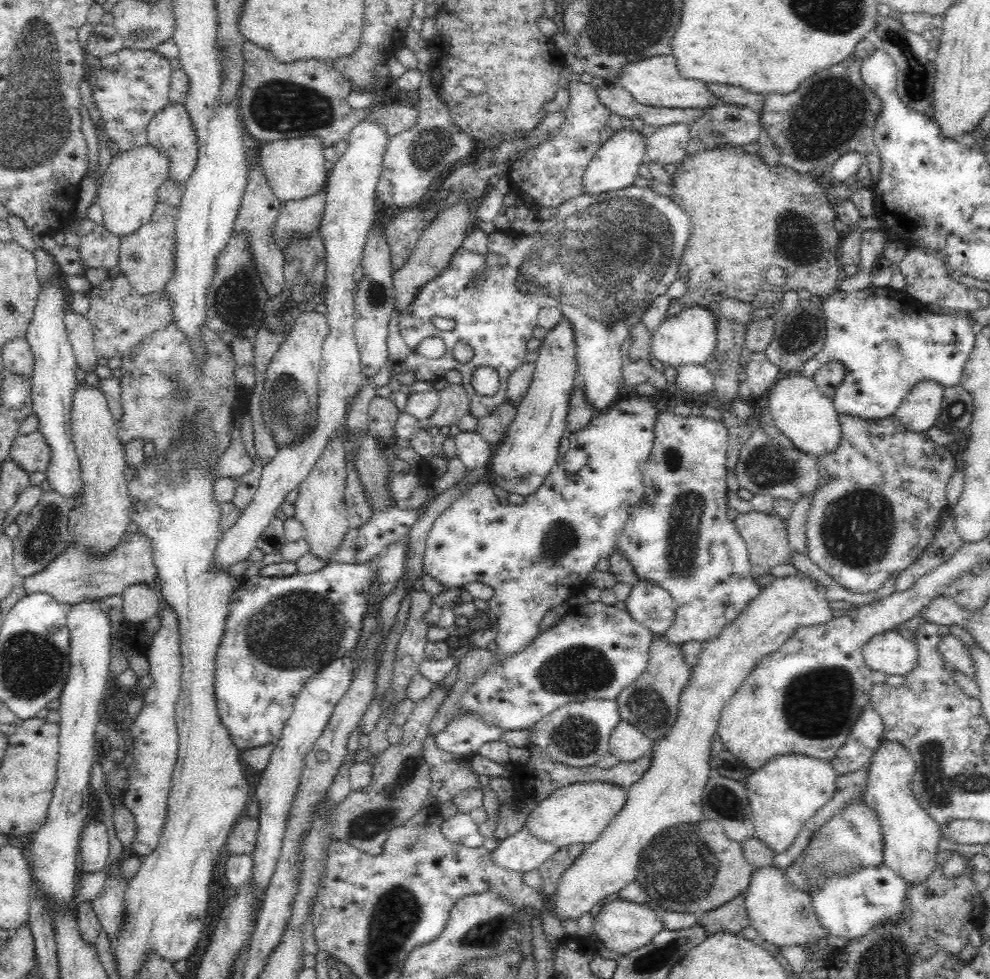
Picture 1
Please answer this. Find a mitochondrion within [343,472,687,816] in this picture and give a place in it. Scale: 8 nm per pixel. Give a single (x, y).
(582, 669)

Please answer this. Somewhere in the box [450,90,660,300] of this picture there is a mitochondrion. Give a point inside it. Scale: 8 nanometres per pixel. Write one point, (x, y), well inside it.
(504, 112)

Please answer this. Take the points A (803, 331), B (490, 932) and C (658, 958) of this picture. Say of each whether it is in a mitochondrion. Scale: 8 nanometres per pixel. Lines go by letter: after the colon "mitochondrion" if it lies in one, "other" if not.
A: mitochondrion
B: mitochondrion
C: mitochondrion

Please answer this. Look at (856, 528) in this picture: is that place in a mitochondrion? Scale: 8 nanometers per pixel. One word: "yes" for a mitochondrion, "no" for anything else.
yes

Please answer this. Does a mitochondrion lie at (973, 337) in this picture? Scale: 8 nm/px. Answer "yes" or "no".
no

